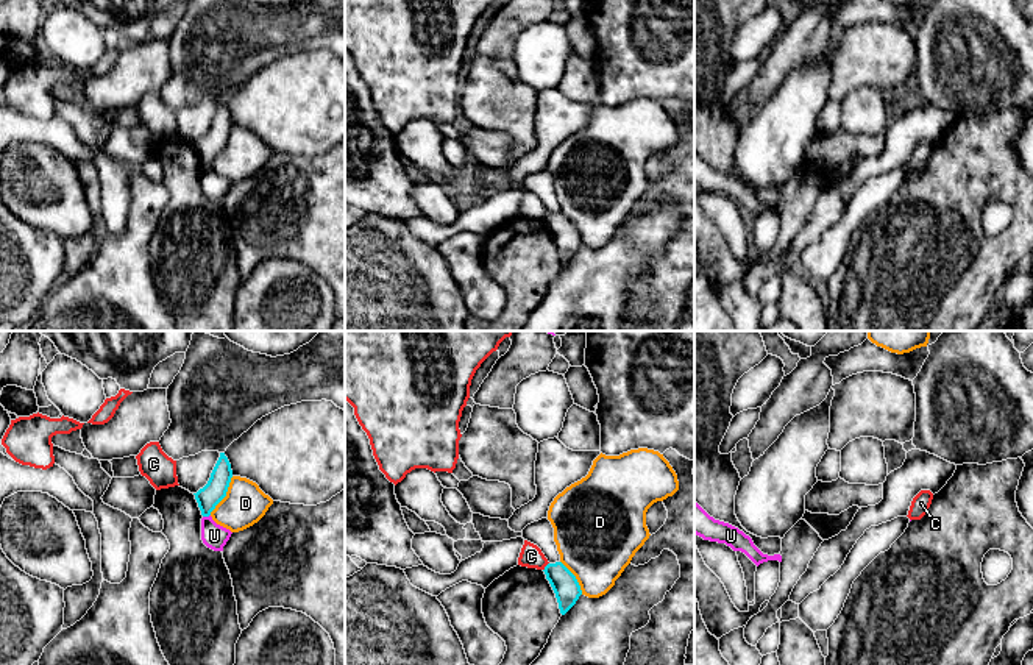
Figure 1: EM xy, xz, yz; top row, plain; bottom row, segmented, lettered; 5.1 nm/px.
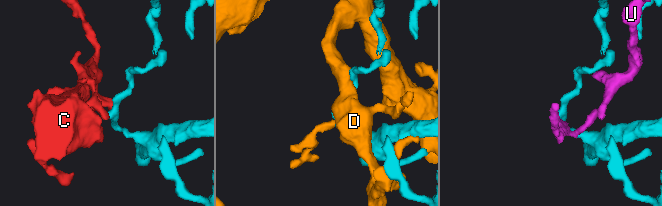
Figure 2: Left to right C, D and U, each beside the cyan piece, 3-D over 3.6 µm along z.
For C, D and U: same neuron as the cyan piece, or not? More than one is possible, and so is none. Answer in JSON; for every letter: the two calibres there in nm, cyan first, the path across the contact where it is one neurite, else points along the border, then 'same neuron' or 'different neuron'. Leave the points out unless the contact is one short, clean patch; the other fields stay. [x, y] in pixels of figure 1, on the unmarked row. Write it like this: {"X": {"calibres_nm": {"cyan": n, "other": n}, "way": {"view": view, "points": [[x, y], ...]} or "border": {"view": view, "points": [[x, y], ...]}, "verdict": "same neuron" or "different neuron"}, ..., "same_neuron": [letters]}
{"C": {"calibres_nm": {"cyan": 140, "other": 120}, "border": {"view": "xz", "points": [[548, 213], [543, 220]]}, "verdict": "different neuron"}, "D": {"calibres_nm": {"cyan": 120, "other": 220}, "verdict": "different neuron"}, "U": {"calibres_nm": {"cyan": 120, "other": 130}, "verdict": "different neuron"}, "same_neuron": []}

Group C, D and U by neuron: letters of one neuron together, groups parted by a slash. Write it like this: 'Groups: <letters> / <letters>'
Groups: C / D / U

